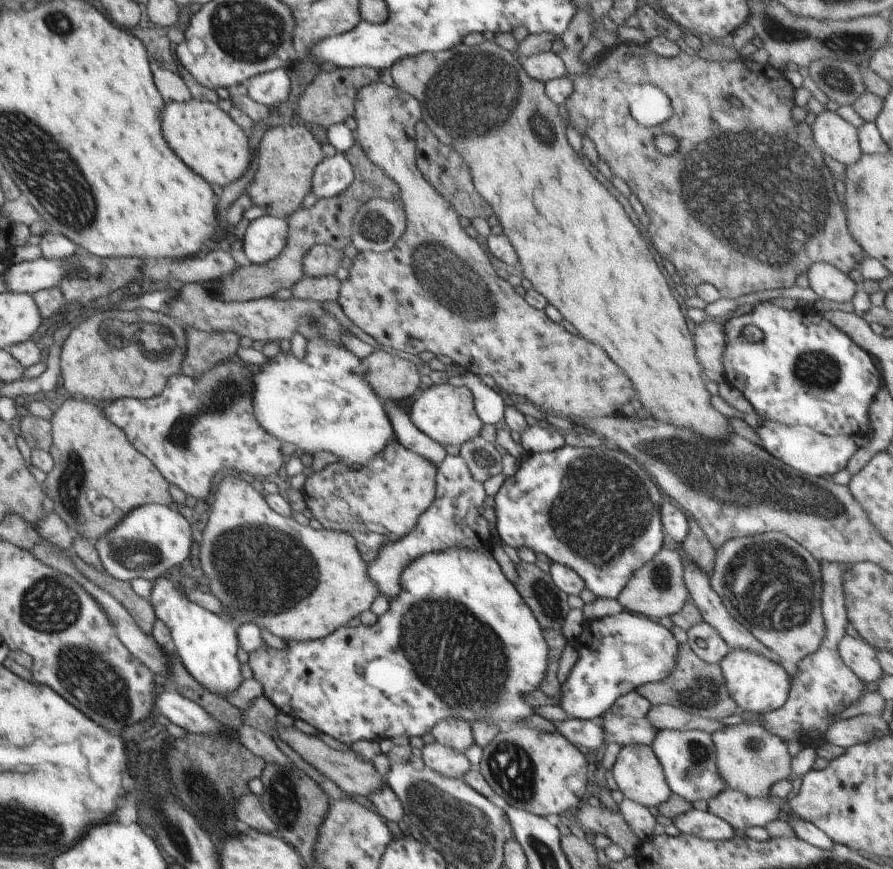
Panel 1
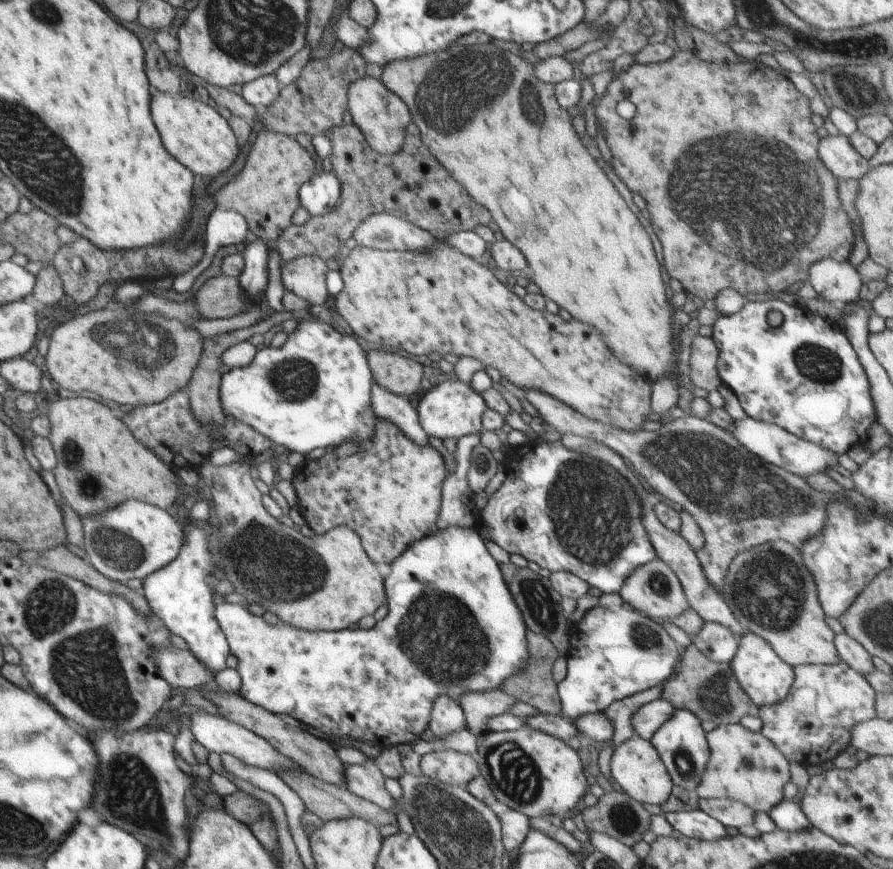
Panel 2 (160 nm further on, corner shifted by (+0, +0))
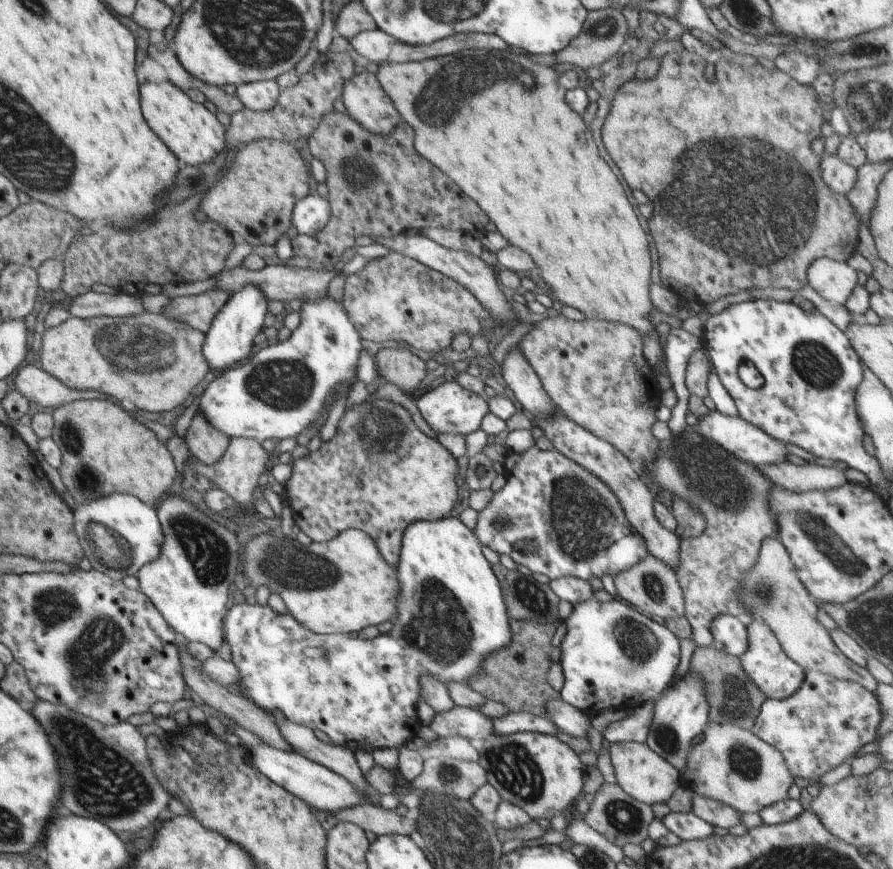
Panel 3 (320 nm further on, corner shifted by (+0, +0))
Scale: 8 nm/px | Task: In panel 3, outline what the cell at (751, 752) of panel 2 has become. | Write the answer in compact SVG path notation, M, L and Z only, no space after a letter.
M711 722L703 733L700 744L694 746L686 762L688 772L681 776L683 785L695 795L730 805L742 815L758 813L788 798L794 778L774 746L757 738L751 730L729 723Z

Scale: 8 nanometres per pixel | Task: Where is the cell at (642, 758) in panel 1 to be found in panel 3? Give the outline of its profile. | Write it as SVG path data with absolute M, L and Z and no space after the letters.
M616 742L606 744L609 747L610 762L616 774L617 786L631 798L652 806L668 802L676 789L683 785L678 771L662 756L650 749L647 743Z

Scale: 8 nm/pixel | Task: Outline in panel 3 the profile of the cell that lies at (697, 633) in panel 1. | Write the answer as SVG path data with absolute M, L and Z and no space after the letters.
M726 614L718 616L710 626L712 647L730 656L740 657L748 647L746 619Z

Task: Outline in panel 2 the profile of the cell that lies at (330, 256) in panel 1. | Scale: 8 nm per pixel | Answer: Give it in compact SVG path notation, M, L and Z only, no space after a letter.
M317 255L300 256L281 266L282 284L287 292L292 292L306 300L308 304L325 305L329 297L326 278L329 272L326 262Z

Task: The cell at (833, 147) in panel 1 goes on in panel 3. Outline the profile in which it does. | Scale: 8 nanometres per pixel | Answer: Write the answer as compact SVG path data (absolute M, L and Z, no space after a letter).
M826 154L821 158L819 172L832 193L848 195L858 180L858 169L840 160L838 154Z

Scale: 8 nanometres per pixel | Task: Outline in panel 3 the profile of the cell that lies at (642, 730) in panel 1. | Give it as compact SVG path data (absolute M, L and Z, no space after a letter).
M561 698L546 702L548 717L558 730L576 738L588 738L589 729L592 727L591 716L563 702Z

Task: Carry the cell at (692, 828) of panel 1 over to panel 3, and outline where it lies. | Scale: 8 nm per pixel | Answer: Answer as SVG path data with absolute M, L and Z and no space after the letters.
M670 812L661 821L668 831L673 832L682 840L692 841L706 839L708 836L714 835L714 826L706 822L706 820L698 818L694 812L688 812L688 814Z

